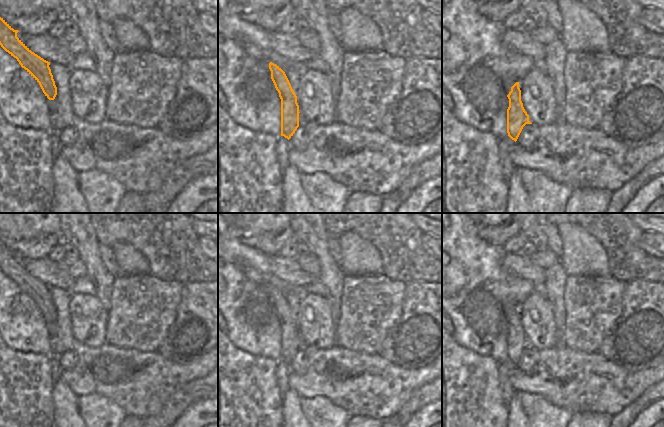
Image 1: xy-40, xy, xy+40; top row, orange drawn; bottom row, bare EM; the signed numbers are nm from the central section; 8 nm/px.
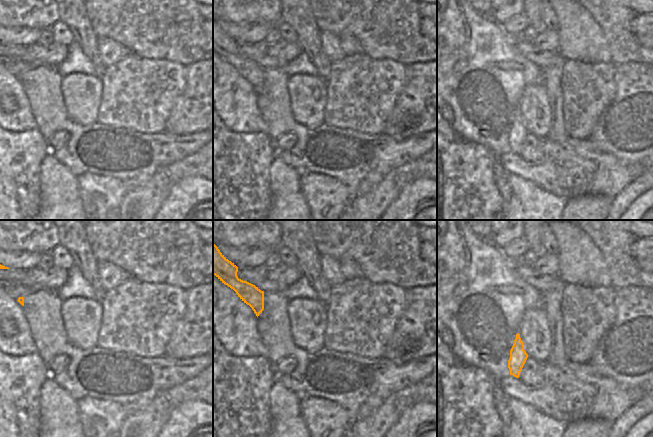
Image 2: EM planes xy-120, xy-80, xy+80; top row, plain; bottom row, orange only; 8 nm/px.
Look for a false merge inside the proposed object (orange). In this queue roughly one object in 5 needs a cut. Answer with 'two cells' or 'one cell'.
one cell

